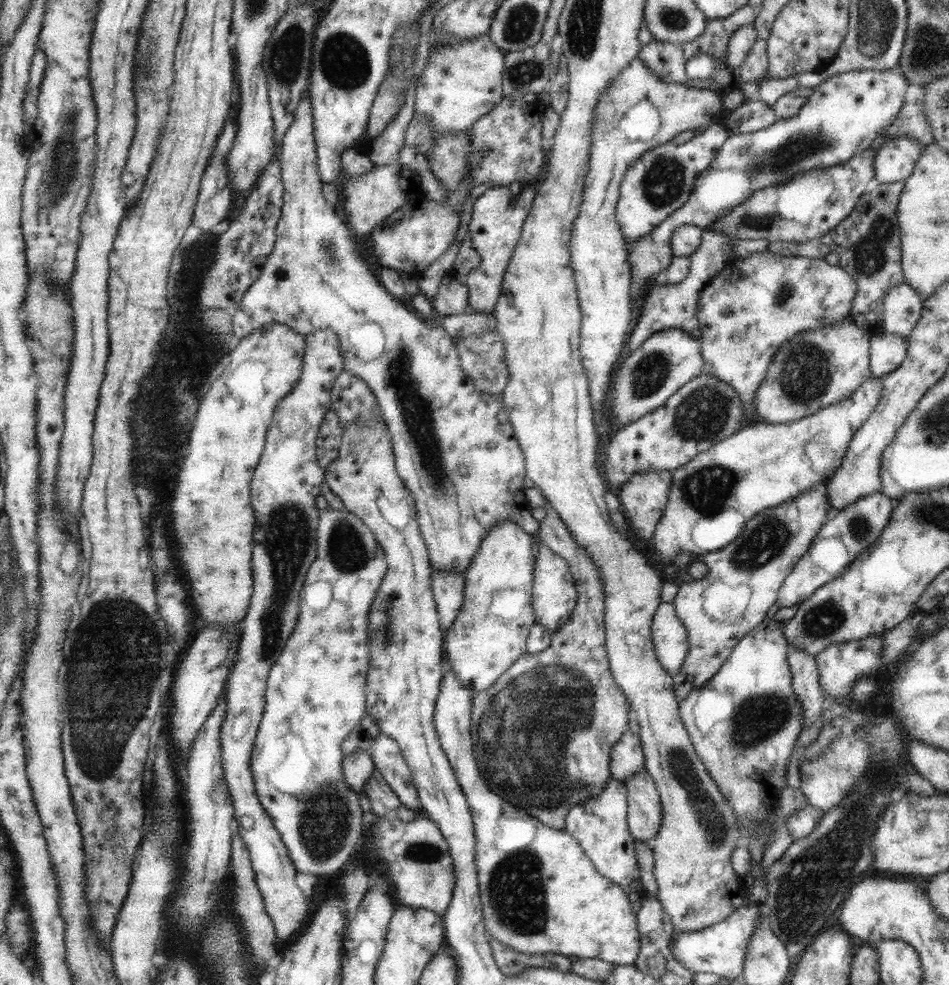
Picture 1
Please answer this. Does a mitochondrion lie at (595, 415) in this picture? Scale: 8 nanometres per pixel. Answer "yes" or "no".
no

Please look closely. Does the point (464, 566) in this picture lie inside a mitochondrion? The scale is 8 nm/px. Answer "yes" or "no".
no

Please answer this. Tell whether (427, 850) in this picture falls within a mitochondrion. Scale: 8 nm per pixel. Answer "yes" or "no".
yes

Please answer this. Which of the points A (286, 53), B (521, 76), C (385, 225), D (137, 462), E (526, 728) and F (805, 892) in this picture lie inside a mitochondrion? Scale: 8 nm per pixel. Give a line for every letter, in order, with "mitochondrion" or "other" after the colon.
A: mitochondrion
B: mitochondrion
C: other
D: other
E: mitochondrion
F: mitochondrion

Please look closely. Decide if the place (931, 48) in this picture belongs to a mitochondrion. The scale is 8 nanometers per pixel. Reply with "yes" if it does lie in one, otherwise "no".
yes

